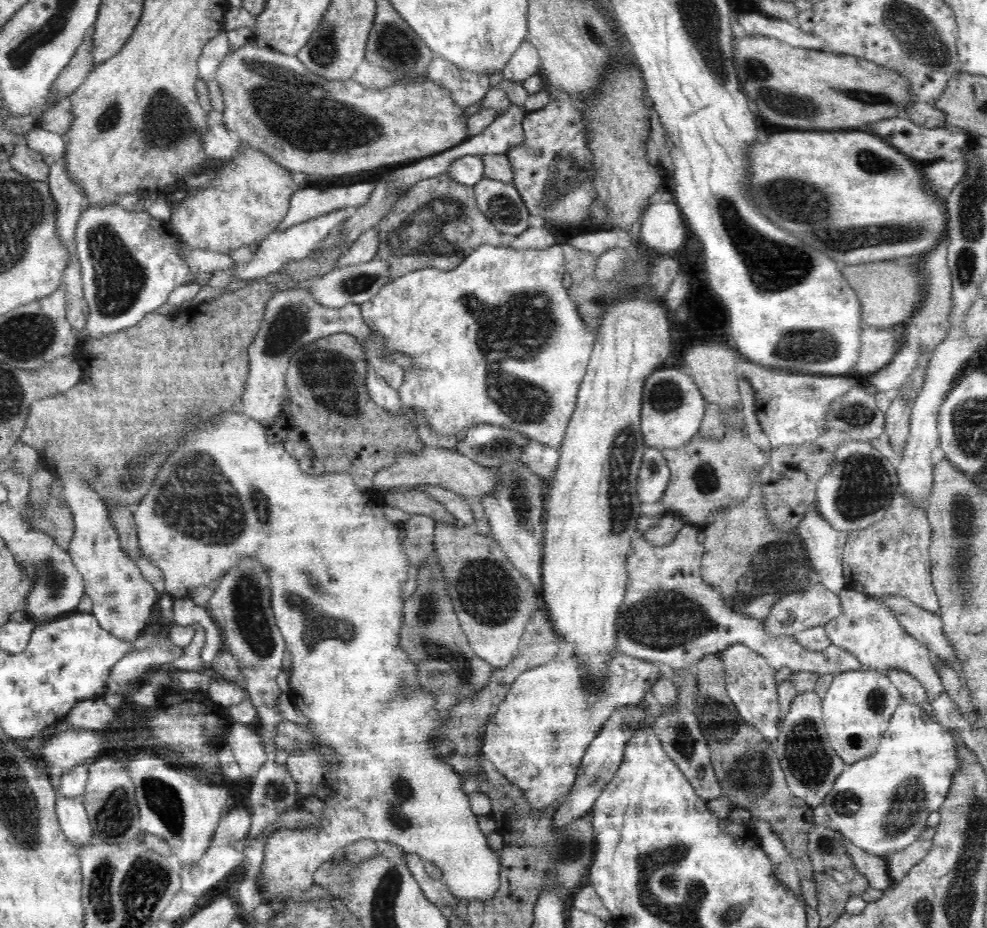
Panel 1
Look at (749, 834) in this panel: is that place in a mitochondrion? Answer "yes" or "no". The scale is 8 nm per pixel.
no

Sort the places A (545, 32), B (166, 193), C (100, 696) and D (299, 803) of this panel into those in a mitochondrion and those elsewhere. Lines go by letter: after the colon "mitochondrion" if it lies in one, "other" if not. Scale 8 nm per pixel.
A: other
B: other
C: other
D: other

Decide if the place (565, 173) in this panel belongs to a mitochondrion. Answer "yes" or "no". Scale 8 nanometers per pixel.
yes

